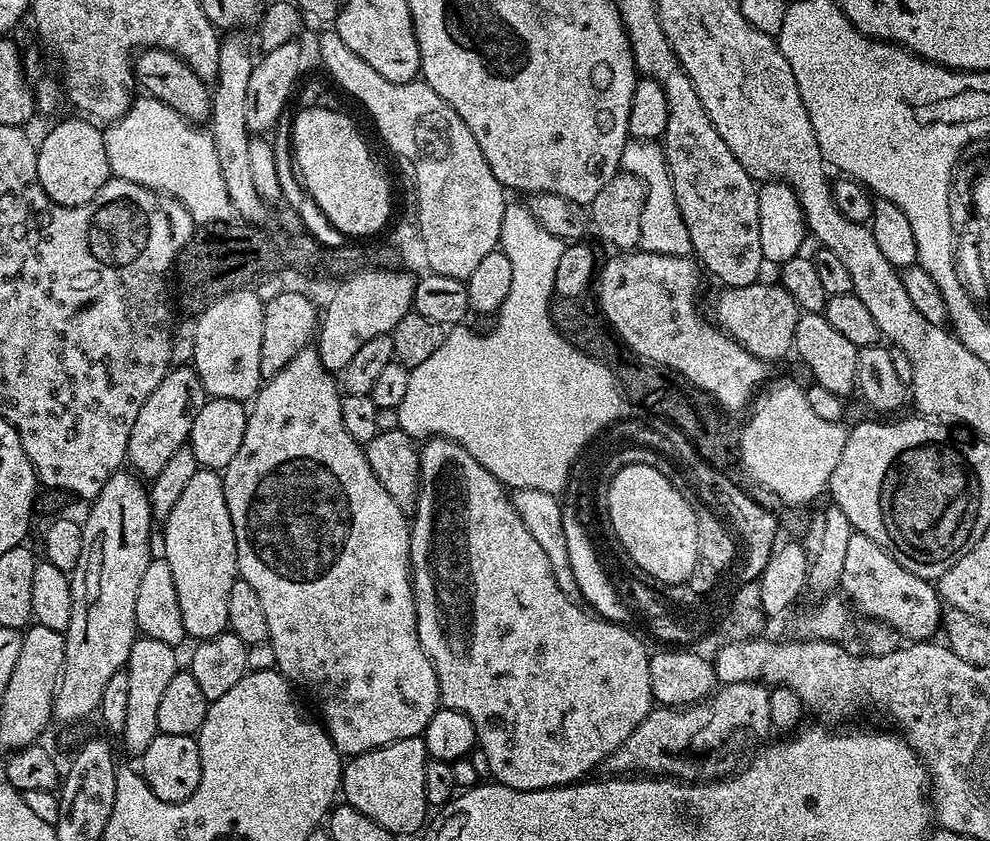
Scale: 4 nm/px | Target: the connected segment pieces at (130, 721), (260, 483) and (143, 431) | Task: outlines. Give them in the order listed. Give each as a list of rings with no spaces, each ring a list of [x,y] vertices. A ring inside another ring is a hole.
[[[140,636],[133,642],[126,671],[130,678],[130,698],[126,701],[126,726],[122,733],[124,748],[138,758],[154,742],[158,734],[158,705],[162,693],[170,683],[170,678],[178,671],[176,664],[177,649],[166,642],[158,642],[158,638]]]
[[[309,346],[294,354],[294,358],[290,358],[290,362],[286,362],[282,370],[278,370],[278,374],[267,377],[266,383],[251,401],[242,446],[238,446],[238,454],[230,458],[222,475],[230,522],[234,522],[236,571],[239,579],[250,582],[250,587],[258,593],[258,598],[262,601],[262,611],[266,614],[268,627],[267,641],[274,646],[276,668],[297,689],[305,688],[316,699],[316,704],[320,707],[318,716],[328,737],[339,752],[351,758],[411,736],[423,736],[441,703],[436,671],[416,629],[416,603],[408,563],[410,520],[405,509],[400,508],[398,502],[390,498],[390,494],[386,494],[386,489],[382,482],[378,482],[374,470],[370,470],[370,462],[364,457],[364,448],[354,442],[350,434],[346,434],[346,426],[342,426],[341,395],[337,377],[328,372],[326,366],[322,366],[322,358],[316,353],[315,347]]]
[[[169,367],[162,382],[154,386],[154,394],[142,402],[142,410],[138,410],[138,418],[134,418],[134,426],[128,435],[127,463],[144,478],[160,474],[166,462],[187,445],[194,418],[198,418],[198,410],[202,410],[206,399],[202,378],[198,378],[195,368],[176,367]]]

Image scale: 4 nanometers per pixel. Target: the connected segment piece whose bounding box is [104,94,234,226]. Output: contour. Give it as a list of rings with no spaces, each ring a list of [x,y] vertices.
[[[144,94],[133,99],[122,118],[111,121],[104,132],[106,158],[110,162],[112,176],[117,180],[138,182],[156,192],[173,196],[186,210],[190,210],[197,225],[219,224],[233,219],[230,194],[226,194],[226,182],[222,178],[222,166],[218,166],[218,154],[214,154],[211,131],[202,129],[187,120],[161,100]]]

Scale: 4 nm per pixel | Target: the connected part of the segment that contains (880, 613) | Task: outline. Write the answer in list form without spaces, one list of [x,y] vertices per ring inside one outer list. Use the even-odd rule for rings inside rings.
[[[853,531],[847,543],[847,553],[843,562],[839,583],[844,588],[843,595],[853,609],[861,612],[861,617],[880,621],[893,629],[900,638],[908,642],[928,642],[941,631],[942,607],[940,596],[933,585],[921,576],[910,574],[886,550],[878,546],[866,534]]]

